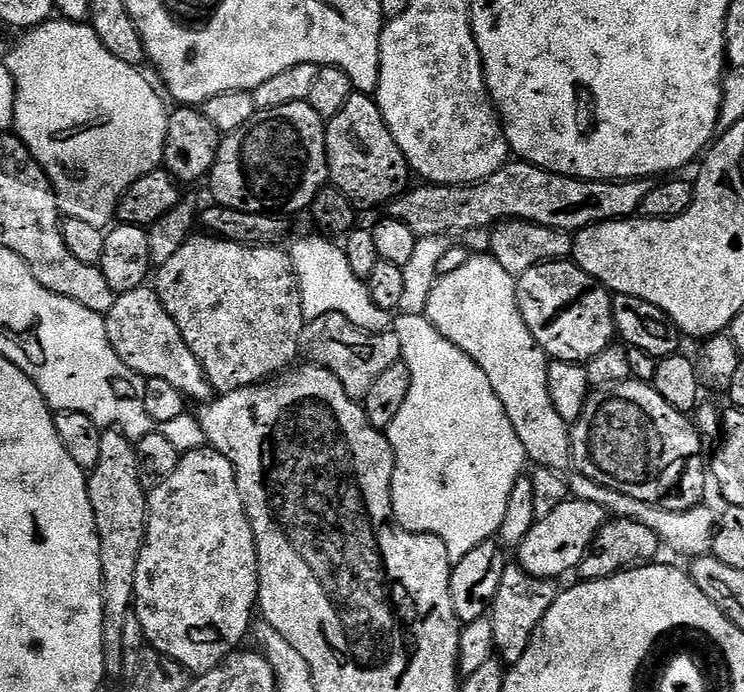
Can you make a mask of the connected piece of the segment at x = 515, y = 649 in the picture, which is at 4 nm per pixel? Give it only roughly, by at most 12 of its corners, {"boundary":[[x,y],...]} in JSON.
{"boundary":[[505,563],[490,609],[495,651],[516,664],[558,595]]}

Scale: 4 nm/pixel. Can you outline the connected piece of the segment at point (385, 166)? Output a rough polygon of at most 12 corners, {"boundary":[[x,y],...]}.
{"boundary":[[371,95],[327,121],[331,183],[357,205],[409,187]]}

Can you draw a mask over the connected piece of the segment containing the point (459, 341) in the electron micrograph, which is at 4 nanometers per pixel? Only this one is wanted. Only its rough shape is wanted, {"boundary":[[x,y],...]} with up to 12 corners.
{"boundary":[[491,254],[437,277],[425,316],[490,378],[525,457],[667,551],[709,555],[718,516],[574,470],[550,357]]}

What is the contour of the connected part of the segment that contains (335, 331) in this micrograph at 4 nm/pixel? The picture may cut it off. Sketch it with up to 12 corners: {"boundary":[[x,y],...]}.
{"boundary":[[338,312],[307,321],[300,350],[351,400],[401,363],[395,331]]}

